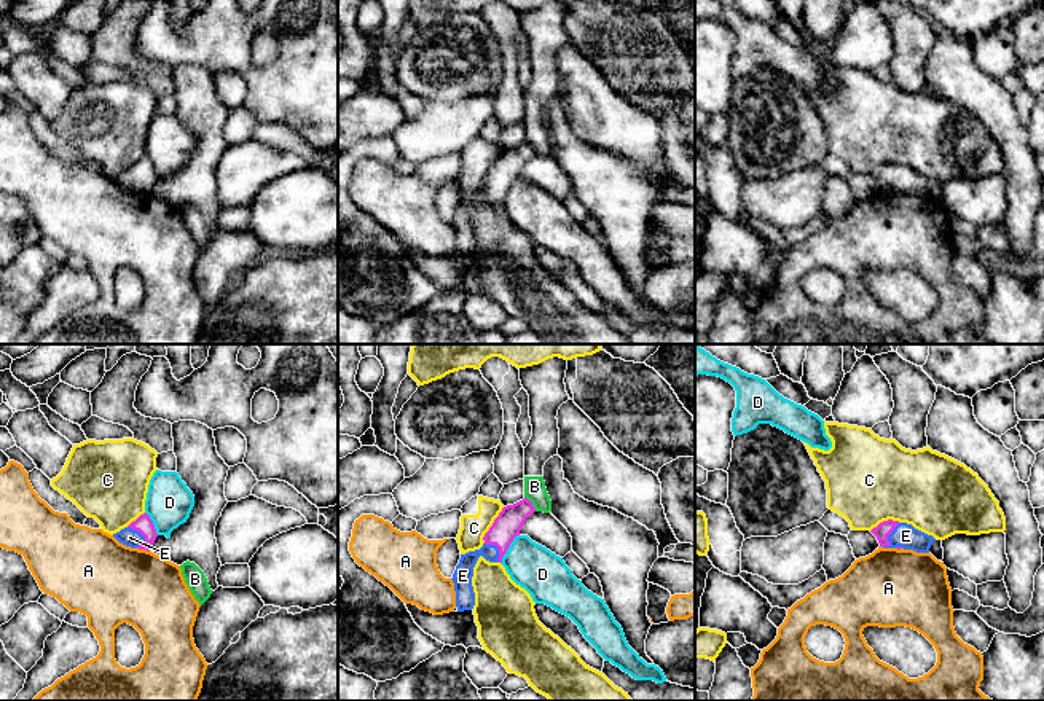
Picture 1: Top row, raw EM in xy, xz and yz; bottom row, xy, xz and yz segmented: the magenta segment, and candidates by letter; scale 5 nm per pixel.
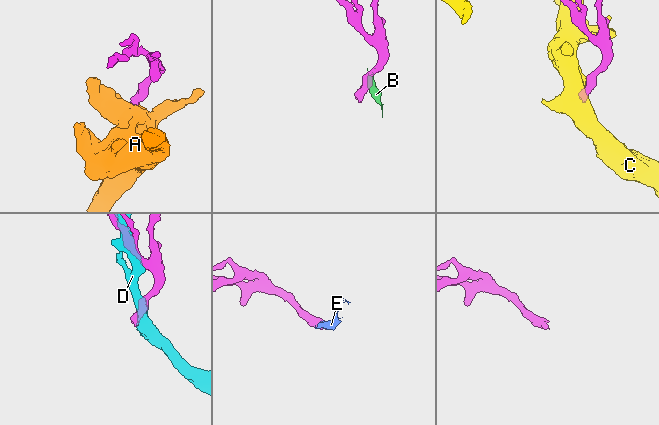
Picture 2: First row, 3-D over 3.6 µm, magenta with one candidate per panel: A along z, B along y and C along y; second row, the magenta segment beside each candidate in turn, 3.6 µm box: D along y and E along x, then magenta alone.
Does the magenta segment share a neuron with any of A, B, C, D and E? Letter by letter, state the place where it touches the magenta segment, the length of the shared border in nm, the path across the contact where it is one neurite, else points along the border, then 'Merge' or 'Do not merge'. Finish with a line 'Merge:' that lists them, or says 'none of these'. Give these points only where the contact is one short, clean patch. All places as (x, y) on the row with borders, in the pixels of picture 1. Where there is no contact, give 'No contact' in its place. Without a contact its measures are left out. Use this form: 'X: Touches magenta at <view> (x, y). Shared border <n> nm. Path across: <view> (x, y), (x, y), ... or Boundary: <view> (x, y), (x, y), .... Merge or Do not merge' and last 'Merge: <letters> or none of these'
A: Touches magenta at xy (144, 548). Shared border 70 nm. Boundary: xy (137, 547), (149, 552). Do not merge
B: Touches magenta at xz (531, 504). Shared border 100 nm. Boundary: xz (525, 496), (536, 510). Do not merge
C: Touches magenta at xz (493, 524). Shared border 220 nm. Do not merge
D: Touches magenta at xz (507, 548). Shared border 180 nm. Do not merge
E: Touches magenta at yz (887, 537). Shared border 160 nm. Path across: yz (883, 529), (887, 537), (906, 536). Merge
Merge: E

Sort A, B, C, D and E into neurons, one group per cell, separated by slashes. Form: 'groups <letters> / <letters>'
groups A / B / C / D / E

